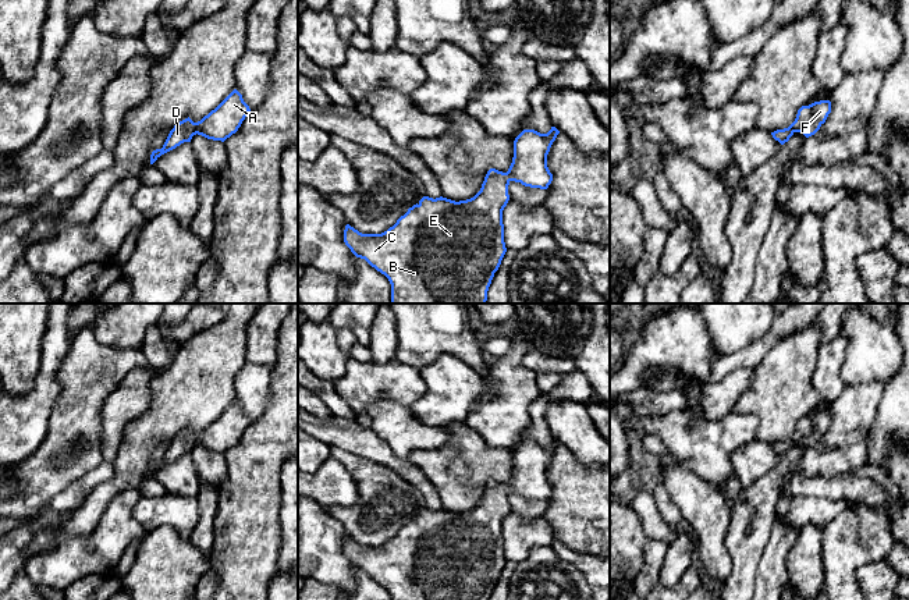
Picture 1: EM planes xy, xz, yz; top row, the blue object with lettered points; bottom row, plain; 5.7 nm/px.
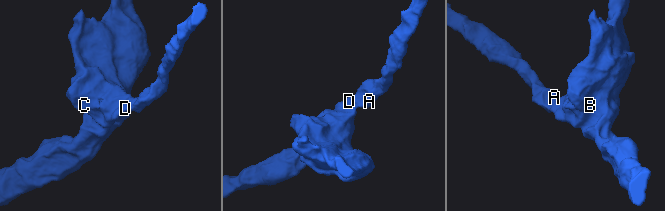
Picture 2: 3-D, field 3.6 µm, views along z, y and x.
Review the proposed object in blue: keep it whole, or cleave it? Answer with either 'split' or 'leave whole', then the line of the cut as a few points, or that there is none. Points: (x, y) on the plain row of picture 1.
leave whole | no cut

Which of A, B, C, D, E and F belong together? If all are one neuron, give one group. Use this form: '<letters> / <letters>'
A B C D E F

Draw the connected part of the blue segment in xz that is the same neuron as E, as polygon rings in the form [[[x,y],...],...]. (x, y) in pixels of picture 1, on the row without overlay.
[[[523,441],[514,452],[514,469],[507,484],[490,480],[480,503],[466,512],[423,508],[397,535],[381,546],[362,546],[349,536],[344,554],[351,564],[384,586],[391,600],[489,600],[507,564],[503,522],[509,512],[511,493],[547,501],[553,486],[547,466],[560,443],[547,445]]]

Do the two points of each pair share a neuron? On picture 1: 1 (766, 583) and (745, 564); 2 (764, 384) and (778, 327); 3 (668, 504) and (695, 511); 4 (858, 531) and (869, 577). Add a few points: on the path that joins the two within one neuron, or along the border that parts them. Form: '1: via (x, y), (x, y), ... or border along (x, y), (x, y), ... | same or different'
1: border along (767, 543), (752, 585) | different
2: border along (802, 329), (784, 336), (753, 368) | different
3: border along (660, 479), (684, 519) | different
4: border along (884, 558), (862, 565), (856, 572), (856, 583) | different

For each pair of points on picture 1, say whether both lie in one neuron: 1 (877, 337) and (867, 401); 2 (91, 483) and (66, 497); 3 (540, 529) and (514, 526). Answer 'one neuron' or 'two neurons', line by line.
1: two neurons
2: one neuron
3: one neuron

